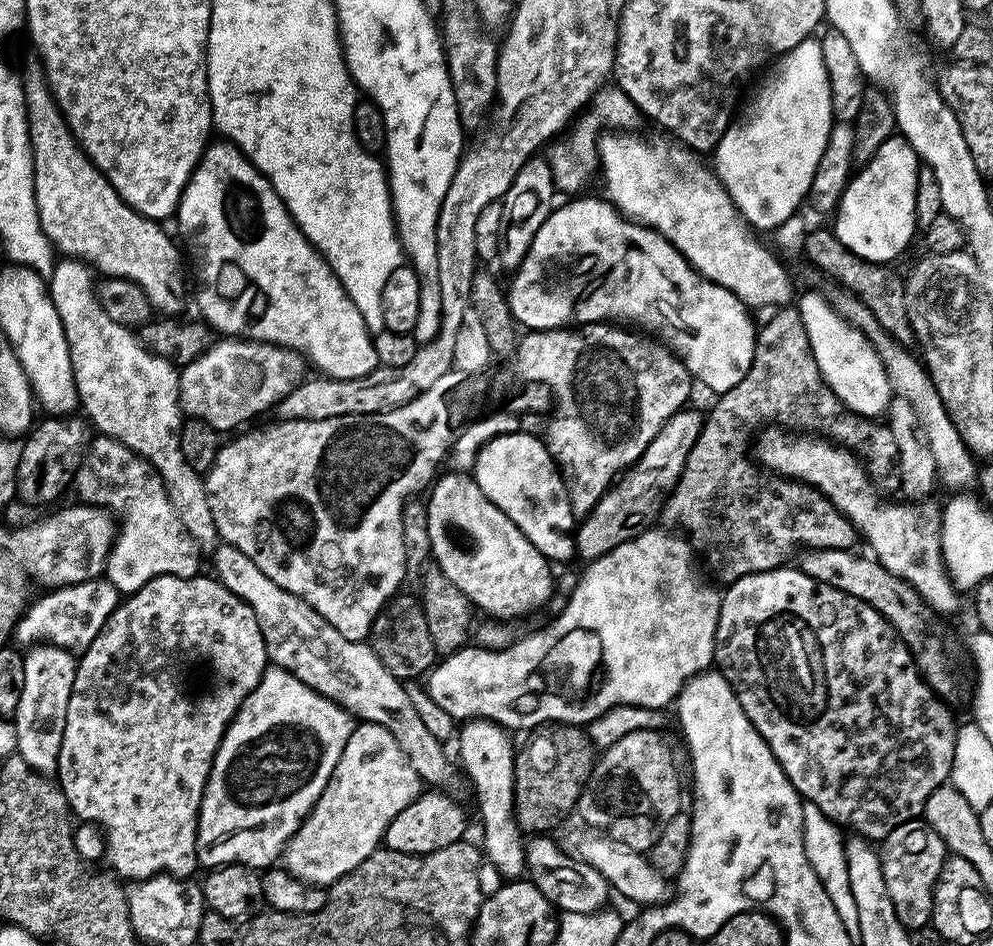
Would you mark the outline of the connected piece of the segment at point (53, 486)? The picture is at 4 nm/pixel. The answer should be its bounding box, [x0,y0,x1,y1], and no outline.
[16,414,94,506]

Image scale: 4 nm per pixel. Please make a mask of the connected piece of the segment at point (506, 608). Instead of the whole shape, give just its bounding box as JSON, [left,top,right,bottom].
[426,470,552,622]

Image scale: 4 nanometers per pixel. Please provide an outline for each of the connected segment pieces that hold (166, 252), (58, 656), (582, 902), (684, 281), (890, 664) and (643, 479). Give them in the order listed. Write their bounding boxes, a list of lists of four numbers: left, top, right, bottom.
[[22,58,184,314],[14,642,77,777],[526,834,610,914],[506,198,758,394],[715,566,957,842],[574,406,705,562]]

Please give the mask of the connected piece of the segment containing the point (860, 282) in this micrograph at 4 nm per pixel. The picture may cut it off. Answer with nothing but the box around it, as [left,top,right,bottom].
[804,230,915,347]

